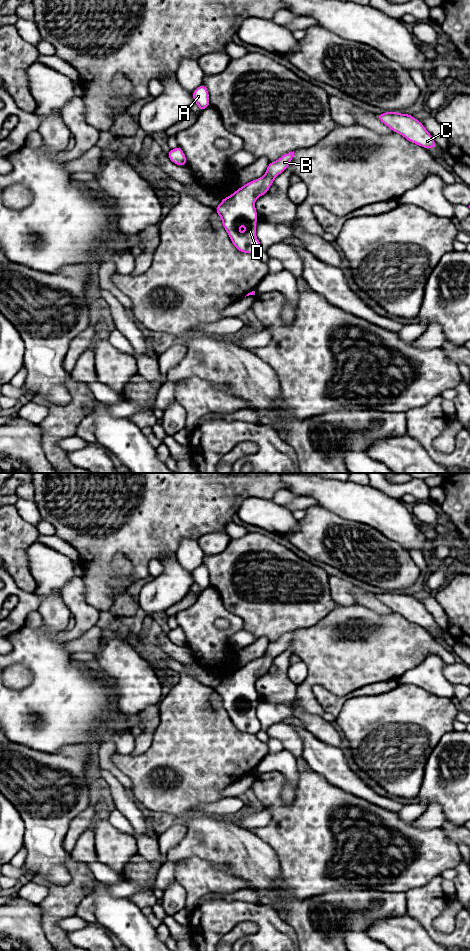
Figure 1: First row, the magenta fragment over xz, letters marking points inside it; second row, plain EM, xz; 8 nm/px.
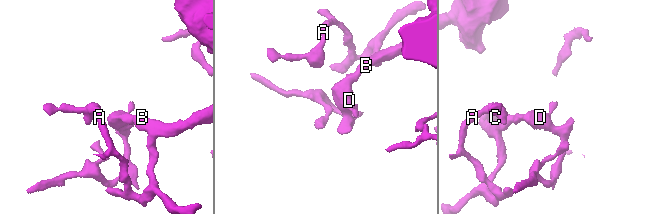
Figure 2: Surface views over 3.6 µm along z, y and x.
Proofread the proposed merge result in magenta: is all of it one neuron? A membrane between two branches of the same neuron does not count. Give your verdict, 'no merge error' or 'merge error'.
no merge error

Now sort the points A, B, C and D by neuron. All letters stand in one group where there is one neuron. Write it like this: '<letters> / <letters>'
A B C D

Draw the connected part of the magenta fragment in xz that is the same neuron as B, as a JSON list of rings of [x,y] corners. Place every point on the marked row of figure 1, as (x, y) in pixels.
[[[294,151],[284,154],[275,162],[269,162],[263,177],[252,180],[230,196],[223,198],[215,208],[233,246],[242,253],[256,255],[262,250],[256,238],[255,222],[258,220],[255,201],[267,194],[274,179],[284,172],[294,157]]]

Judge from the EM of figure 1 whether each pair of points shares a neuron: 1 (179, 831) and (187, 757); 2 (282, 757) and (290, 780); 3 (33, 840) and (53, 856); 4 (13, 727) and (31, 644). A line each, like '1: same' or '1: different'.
1: different
2: same
3: same
4: same

